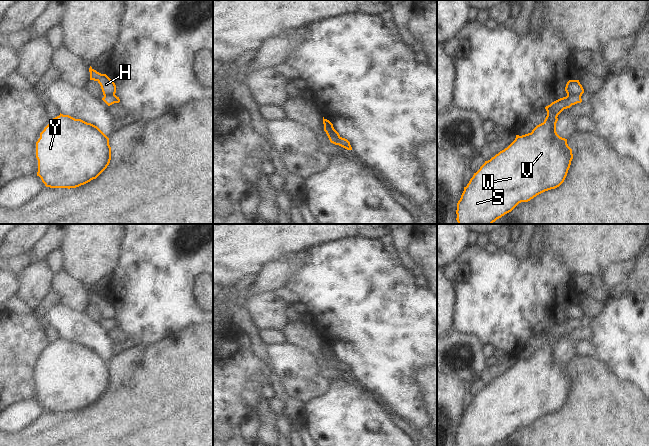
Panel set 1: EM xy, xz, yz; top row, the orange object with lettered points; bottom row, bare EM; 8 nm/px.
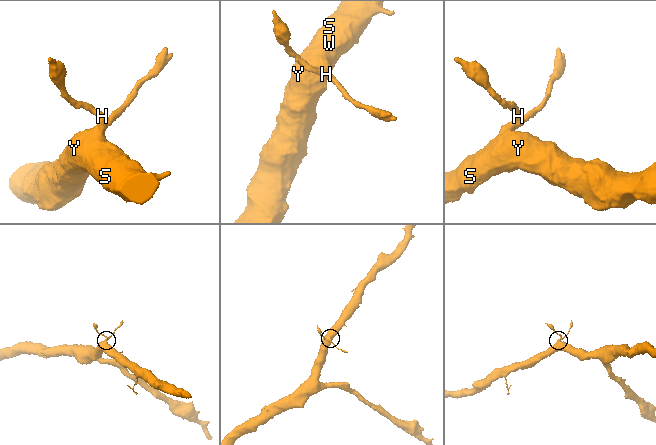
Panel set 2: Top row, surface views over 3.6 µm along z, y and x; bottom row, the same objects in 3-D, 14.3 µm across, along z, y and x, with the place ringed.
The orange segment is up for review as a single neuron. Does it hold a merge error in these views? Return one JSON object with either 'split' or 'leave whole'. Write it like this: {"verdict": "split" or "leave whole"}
{"verdict": "split"}

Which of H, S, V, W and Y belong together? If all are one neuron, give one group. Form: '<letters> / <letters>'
H / S V W Y

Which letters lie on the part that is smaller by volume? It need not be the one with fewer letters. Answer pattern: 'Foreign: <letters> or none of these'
Foreign: H

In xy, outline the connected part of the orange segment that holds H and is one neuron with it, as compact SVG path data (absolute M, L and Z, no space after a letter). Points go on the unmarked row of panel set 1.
M91 290L89 296L90 304L97 305L100 308L104 320L110 320L116 317L115 307L106 298L97 296Z

